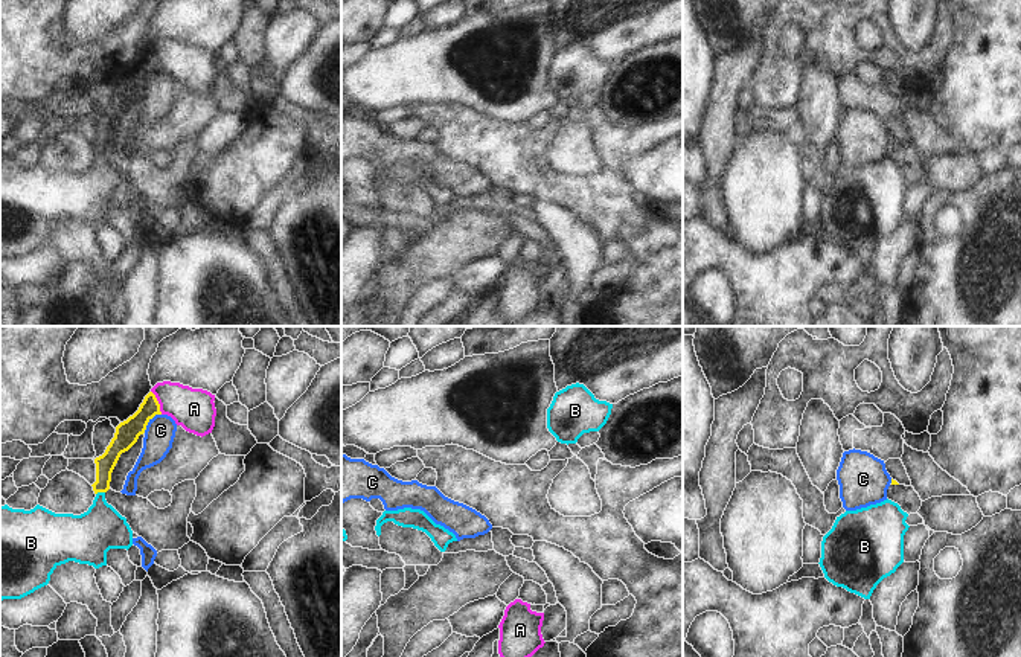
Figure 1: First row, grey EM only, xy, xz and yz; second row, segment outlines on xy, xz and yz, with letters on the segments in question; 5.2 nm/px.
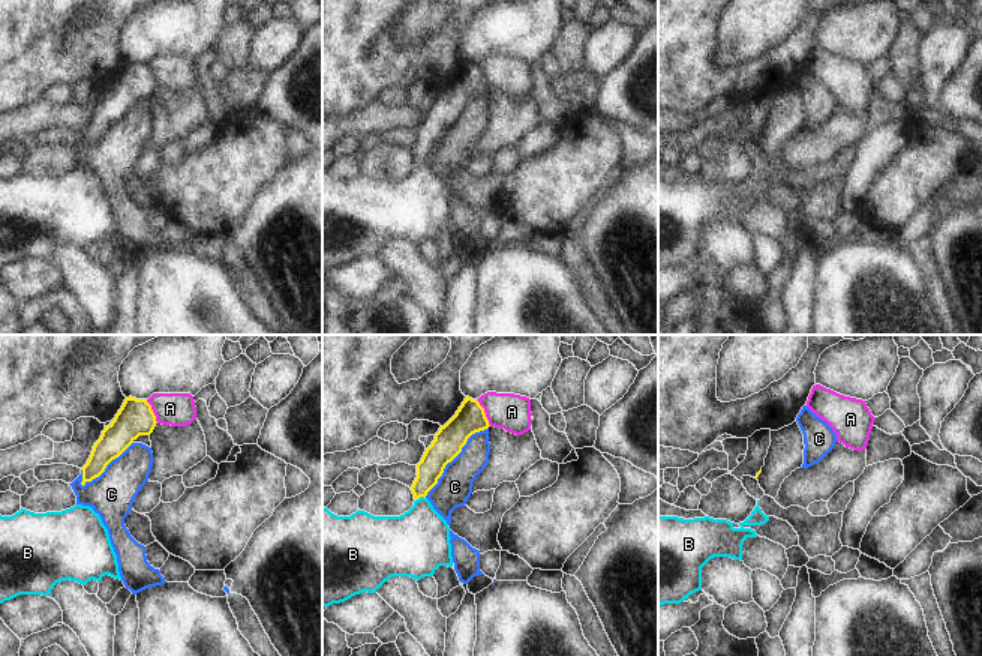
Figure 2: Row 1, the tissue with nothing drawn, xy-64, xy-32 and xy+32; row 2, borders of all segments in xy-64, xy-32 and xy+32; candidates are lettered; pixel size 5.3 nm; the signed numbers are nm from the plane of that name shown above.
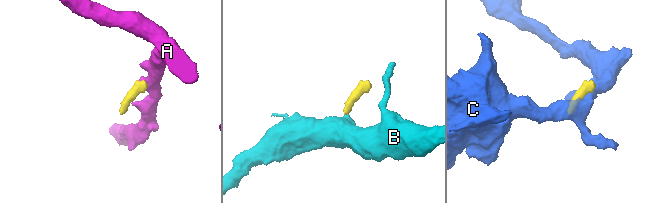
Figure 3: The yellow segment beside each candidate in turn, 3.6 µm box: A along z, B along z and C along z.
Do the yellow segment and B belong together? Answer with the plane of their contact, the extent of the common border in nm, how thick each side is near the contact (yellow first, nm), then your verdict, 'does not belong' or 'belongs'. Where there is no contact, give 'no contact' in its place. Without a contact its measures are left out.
meets yellow in xy; contact 50 nm long; 100 nm thick on the yellow side, 260 nm on the other; belongs

